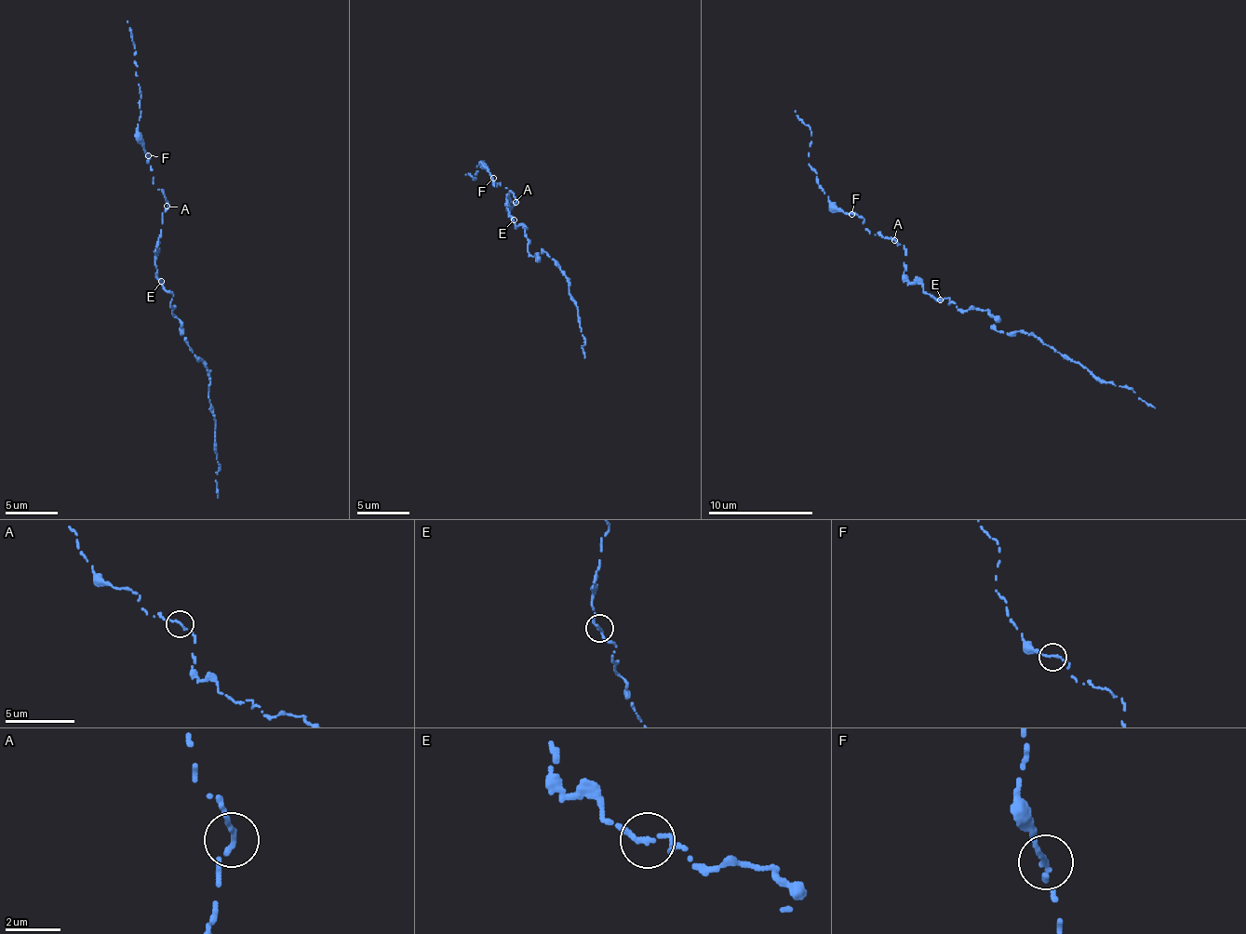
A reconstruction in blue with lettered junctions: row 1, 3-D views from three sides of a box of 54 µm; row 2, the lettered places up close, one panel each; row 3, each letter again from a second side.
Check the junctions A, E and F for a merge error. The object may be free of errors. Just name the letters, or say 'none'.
none

